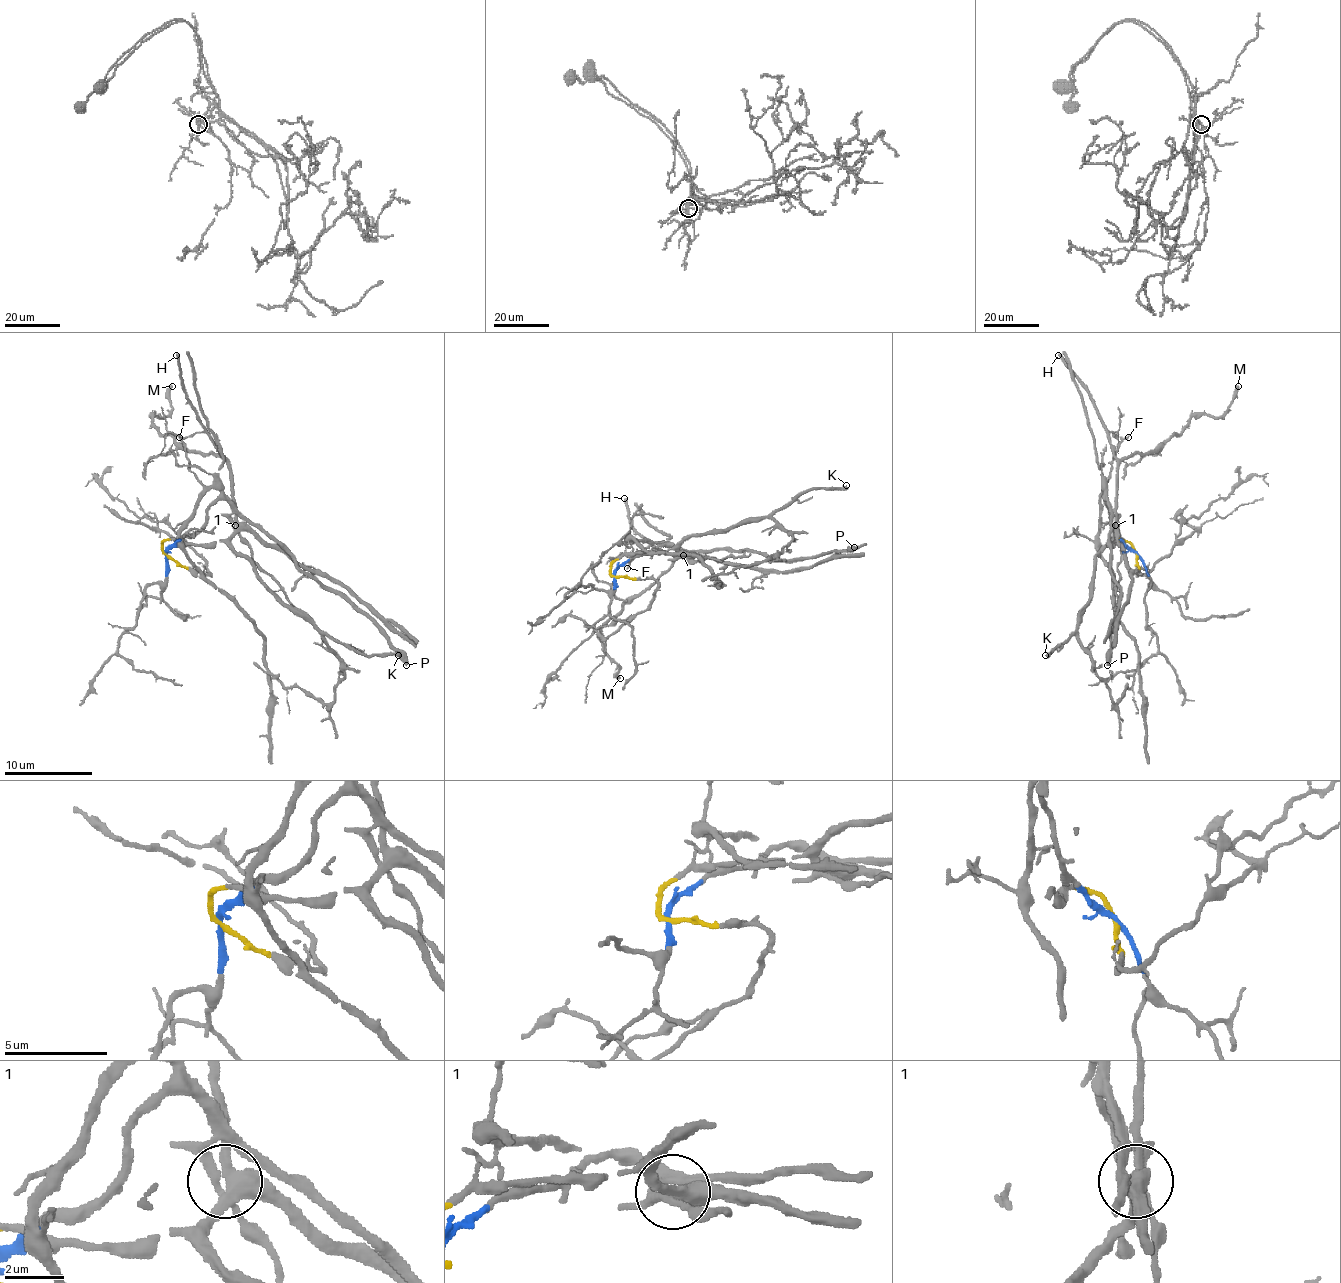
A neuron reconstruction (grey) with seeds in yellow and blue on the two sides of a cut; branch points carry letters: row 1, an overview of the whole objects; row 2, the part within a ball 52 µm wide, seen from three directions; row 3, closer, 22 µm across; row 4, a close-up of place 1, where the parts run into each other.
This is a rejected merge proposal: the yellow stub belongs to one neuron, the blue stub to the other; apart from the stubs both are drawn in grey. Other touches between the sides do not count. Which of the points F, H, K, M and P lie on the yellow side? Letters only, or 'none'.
H, K, M

